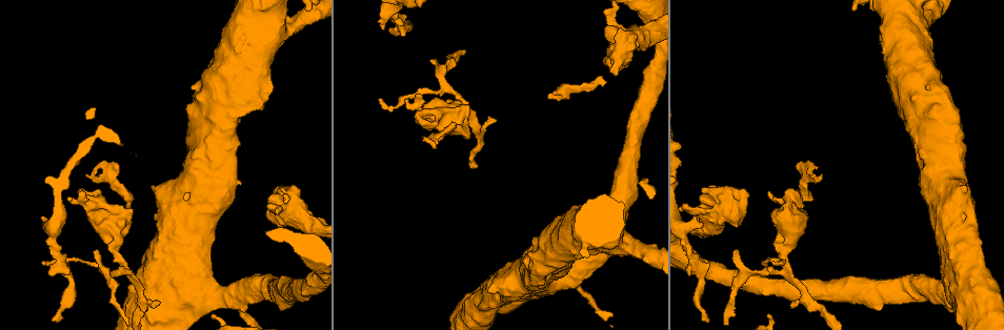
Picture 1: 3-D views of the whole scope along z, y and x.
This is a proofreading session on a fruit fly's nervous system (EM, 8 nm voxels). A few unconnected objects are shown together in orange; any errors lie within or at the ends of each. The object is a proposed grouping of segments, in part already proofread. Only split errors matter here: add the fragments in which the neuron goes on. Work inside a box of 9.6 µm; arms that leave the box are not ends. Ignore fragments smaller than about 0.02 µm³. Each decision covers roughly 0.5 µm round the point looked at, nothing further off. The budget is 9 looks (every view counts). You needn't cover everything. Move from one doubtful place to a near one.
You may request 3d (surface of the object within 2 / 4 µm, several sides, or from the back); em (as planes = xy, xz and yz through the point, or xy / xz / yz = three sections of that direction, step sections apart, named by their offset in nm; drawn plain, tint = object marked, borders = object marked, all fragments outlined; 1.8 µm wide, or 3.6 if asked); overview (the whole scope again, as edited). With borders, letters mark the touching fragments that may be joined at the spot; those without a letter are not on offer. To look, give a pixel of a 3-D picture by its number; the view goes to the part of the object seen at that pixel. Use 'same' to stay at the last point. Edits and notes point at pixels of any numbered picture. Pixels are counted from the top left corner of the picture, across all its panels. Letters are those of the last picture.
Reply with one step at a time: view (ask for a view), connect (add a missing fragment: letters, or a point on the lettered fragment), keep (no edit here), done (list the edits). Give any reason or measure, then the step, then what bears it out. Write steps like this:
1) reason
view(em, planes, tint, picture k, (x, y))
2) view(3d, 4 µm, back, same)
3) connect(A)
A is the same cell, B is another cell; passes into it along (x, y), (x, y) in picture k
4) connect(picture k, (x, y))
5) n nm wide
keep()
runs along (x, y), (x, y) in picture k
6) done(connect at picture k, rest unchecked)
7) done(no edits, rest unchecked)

sharp bend
view(3d, 4 µm, picture 1, (444, 80))

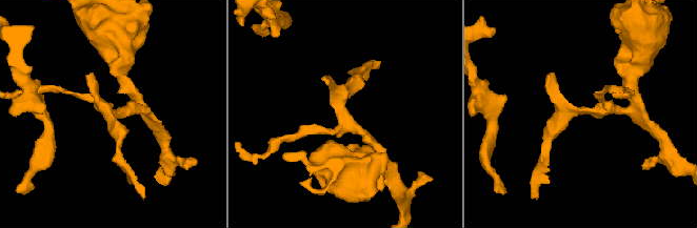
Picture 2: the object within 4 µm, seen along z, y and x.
need the tissue
view(em, planes, tint, picture 2, (582, 114))

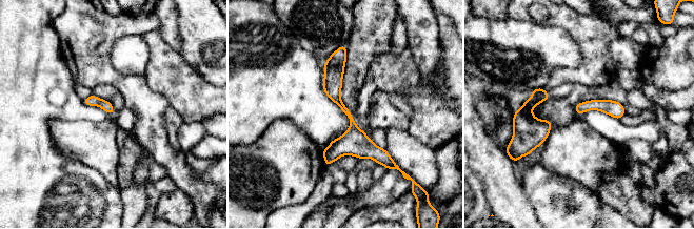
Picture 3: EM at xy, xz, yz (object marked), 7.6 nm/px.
view(em, planes, borders, same)

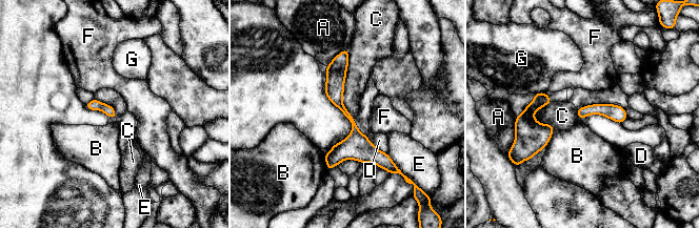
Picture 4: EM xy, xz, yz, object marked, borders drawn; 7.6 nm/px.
C touches over 500 nm
keep()
A, B, C, D, E, F and G are other cells; runs along (344, 53), (336, 100), (385, 165) in picture 4; none of them fits

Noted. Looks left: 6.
an open end
view(3d, 2 µm, picture 1, (100, 192))

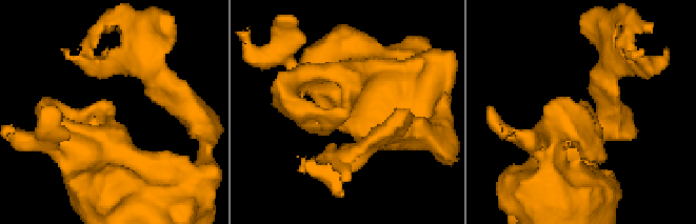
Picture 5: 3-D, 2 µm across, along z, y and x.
view(em, xy, step 4, borders, picture 5, (113, 107))

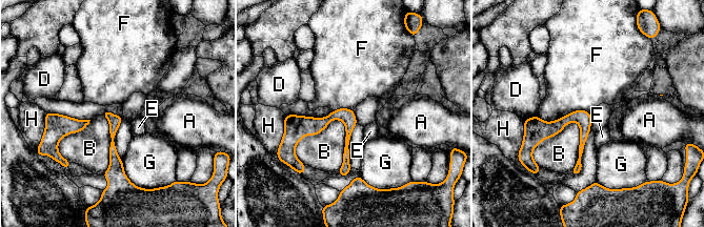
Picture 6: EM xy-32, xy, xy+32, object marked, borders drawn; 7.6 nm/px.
view(em, planes, borders, same)

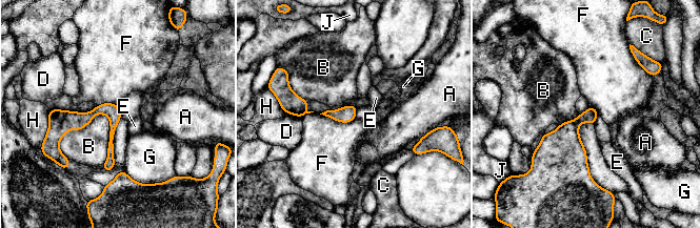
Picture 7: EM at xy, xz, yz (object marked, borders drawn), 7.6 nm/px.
B touches over 460 nm
keep()
A, B, C, D, E, F, G, H and J are other cells; none of them fits

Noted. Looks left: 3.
branch stops here
view(em, xz, step 4, tint, picture 1, (694, 216))

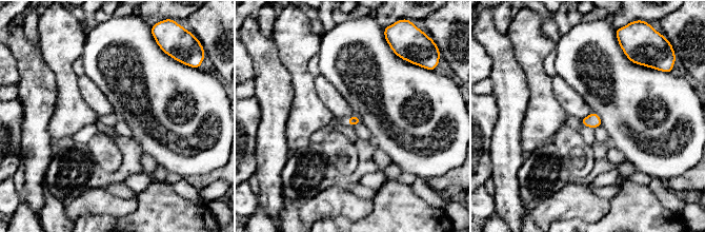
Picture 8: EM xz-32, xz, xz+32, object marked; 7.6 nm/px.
cut it another way
view(em, planes, borders, same)

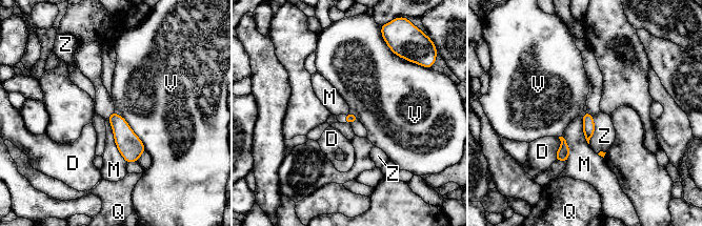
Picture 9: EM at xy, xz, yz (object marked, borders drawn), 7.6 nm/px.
keep()
D, M, Q, V and Z are other cells; no lettered fragment goes on from it

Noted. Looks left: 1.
thick end
view(em, 3.6 µm, planes, borders, picture 1, (702, 190))

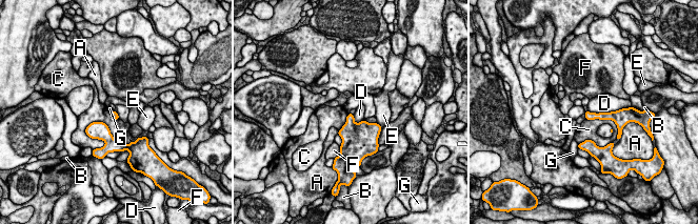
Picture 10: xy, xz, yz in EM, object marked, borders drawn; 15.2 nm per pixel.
keep()
A, B, C, D, E, F and G are other cells; border along (577, 144), (578, 147) in picture 10; none of them fits

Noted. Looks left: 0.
done(no edits, rest unchecked)

